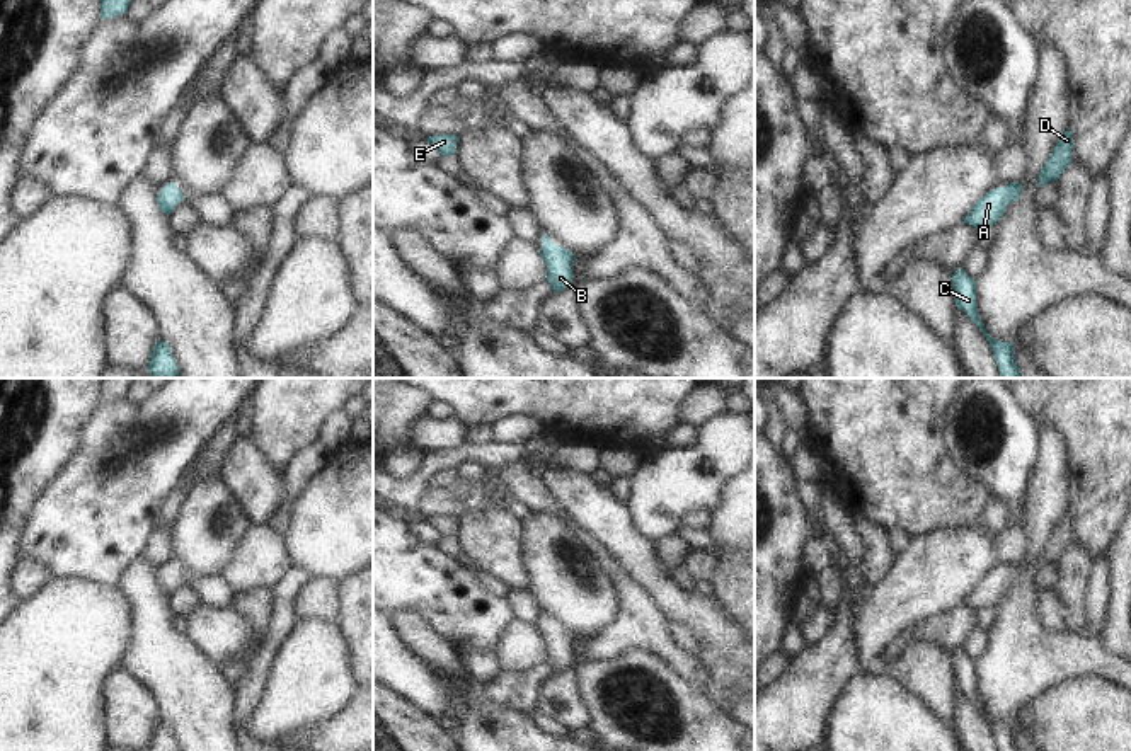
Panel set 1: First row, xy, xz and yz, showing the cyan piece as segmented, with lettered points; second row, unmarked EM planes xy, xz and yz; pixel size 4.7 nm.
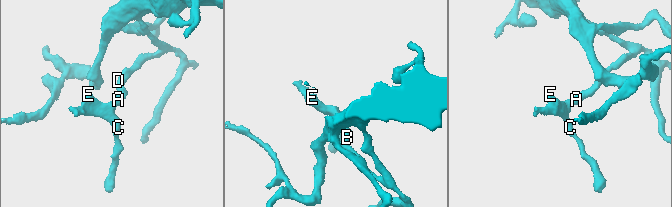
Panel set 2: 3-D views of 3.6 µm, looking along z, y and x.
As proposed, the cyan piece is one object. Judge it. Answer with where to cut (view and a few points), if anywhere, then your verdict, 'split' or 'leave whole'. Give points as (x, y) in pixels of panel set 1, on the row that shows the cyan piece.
no cut; leave whole

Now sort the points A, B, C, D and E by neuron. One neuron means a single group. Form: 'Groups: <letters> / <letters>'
Groups: A B C D E

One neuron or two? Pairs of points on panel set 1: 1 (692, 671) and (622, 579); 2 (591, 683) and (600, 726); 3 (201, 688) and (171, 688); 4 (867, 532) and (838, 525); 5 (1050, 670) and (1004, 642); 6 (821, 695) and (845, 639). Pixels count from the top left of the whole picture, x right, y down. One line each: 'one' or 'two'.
1: one
2: one
3: one
4: two
5: one
6: one

